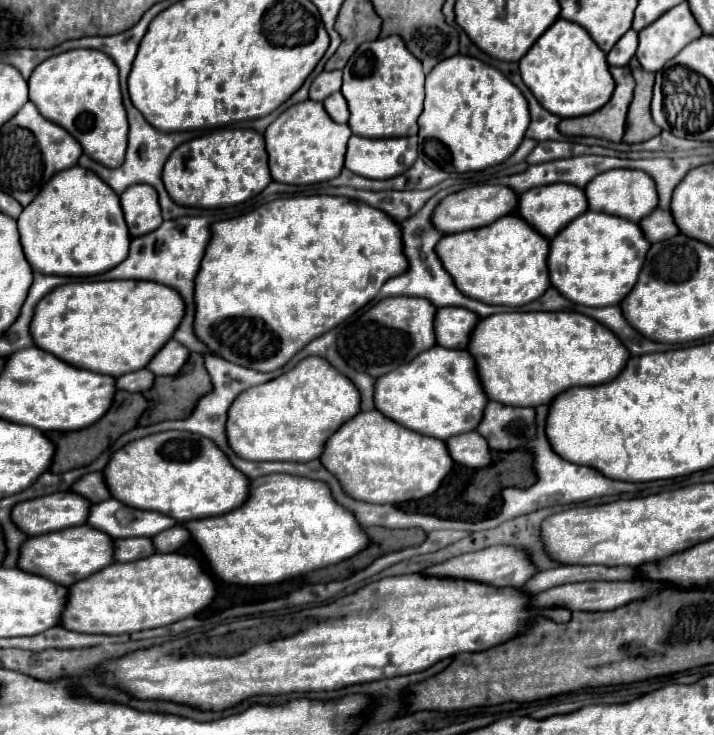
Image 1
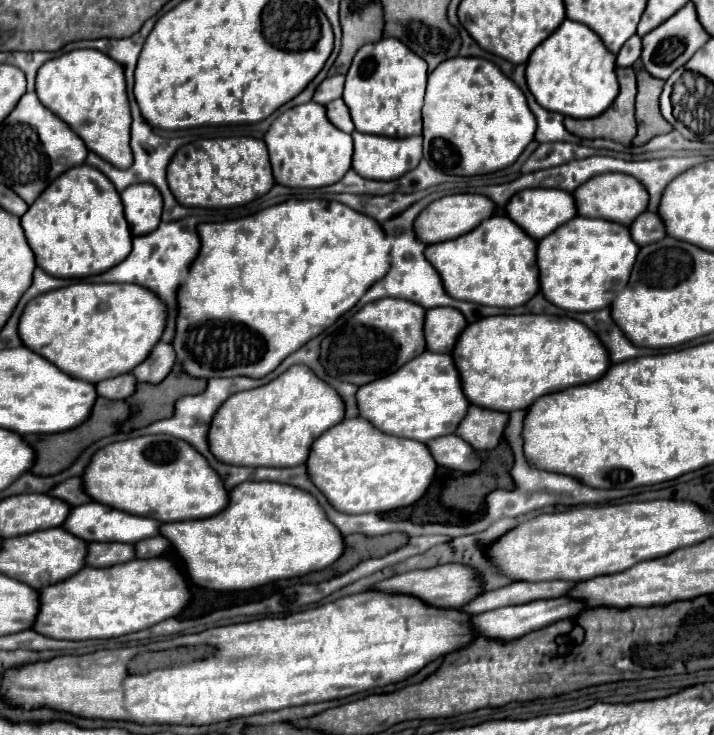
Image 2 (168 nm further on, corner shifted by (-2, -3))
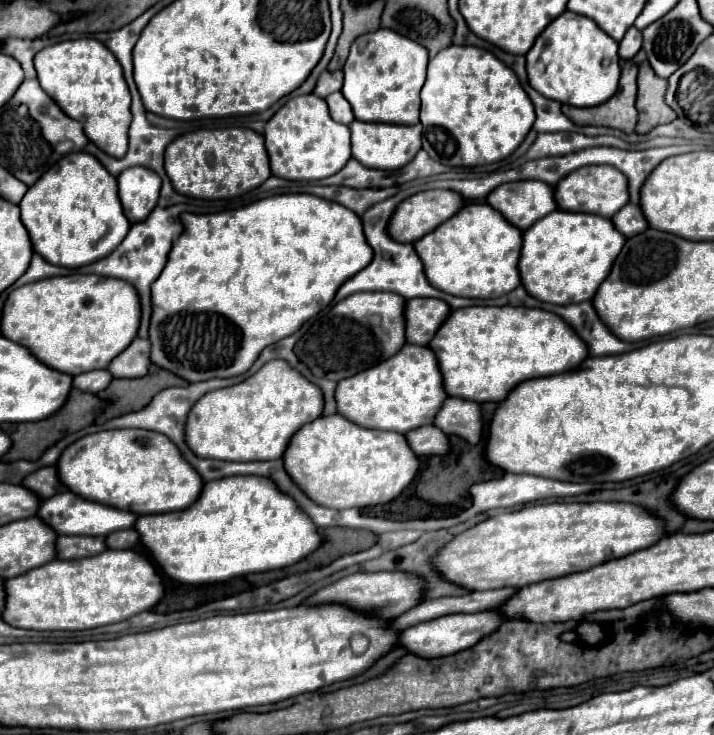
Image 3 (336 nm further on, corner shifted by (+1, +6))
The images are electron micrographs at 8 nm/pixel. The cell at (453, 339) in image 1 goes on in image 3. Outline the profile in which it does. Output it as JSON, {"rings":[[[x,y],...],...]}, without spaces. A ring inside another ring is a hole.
{"rings":[[[411,299],[407,301],[407,343],[427,345],[449,317],[451,309],[441,299]]]}

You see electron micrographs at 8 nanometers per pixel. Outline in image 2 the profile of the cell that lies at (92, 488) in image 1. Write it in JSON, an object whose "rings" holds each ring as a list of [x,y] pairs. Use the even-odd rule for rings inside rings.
{"rings":[[[68,478],[68,480],[60,482],[60,484],[56,484],[48,494],[54,496],[54,498],[60,498],[64,502],[68,502],[70,506],[78,506],[78,504],[90,502],[90,498],[86,496],[86,492],[82,490],[80,478]]]}

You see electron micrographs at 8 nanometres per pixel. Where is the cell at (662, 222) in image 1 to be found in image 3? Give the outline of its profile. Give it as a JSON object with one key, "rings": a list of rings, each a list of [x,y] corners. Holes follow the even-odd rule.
{"rings":[[[625,205],[613,219],[613,225],[617,227],[617,231],[621,231],[625,237],[633,237],[633,235],[639,235],[641,231],[649,229],[649,223],[641,211],[639,205]]]}

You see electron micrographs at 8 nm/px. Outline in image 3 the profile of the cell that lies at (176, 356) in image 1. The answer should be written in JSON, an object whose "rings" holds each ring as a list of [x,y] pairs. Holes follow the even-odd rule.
{"rings":[[[135,339],[121,355],[117,355],[109,363],[109,371],[113,371],[115,377],[145,377],[151,367],[151,343],[149,339]]]}

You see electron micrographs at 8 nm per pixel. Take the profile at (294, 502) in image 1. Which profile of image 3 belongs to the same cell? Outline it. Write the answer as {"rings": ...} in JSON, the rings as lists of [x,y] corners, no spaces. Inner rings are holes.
{"rings":[[[235,475],[209,481],[191,507],[163,515],[141,515],[137,519],[137,531],[141,531],[143,545],[151,551],[161,569],[171,579],[181,579],[181,583],[223,583],[249,573],[283,569],[301,561],[321,545],[317,525],[295,503],[295,499],[281,493],[273,479],[255,475]]]}

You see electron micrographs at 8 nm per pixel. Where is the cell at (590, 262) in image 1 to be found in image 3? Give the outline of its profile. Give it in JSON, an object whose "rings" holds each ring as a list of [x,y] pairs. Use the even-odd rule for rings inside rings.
{"rings":[[[553,211],[553,215],[547,215],[545,219],[539,219],[529,231],[523,233],[523,251],[519,261],[519,273],[521,281],[529,295],[533,295],[539,301],[557,303],[557,305],[571,305],[571,303],[583,303],[585,299],[593,299],[599,285],[605,281],[605,277],[611,273],[611,267],[621,253],[625,245],[625,235],[621,235],[611,219],[605,219],[601,215],[591,213],[569,213],[569,211]]]}

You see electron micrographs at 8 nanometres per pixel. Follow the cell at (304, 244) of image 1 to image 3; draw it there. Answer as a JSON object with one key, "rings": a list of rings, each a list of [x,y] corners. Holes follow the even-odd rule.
{"rings":[[[307,193],[273,195],[267,199],[259,199],[251,205],[233,209],[233,211],[221,211],[221,213],[211,213],[211,215],[183,213],[181,221],[183,221],[185,231],[179,239],[175,239],[173,255],[169,253],[169,261],[167,261],[161,277],[151,287],[153,317],[151,317],[151,327],[149,327],[149,339],[151,339],[153,363],[169,369],[171,373],[175,373],[191,383],[207,381],[213,377],[233,377],[233,375],[245,373],[255,363],[255,359],[259,357],[259,353],[265,347],[269,347],[273,343],[293,335],[295,331],[299,331],[311,317],[321,313],[321,309],[325,309],[333,301],[337,289],[347,279],[351,279],[351,275],[357,275],[357,271],[367,267],[373,259],[373,249],[369,247],[369,243],[365,243],[365,233],[361,231],[361,217],[357,213],[353,213],[351,209],[343,207],[341,203],[327,201],[327,199],[321,199],[315,195],[307,195]]]}

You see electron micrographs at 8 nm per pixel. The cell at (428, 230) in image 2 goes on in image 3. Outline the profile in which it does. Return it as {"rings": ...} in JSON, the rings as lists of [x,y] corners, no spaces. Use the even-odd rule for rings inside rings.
{"rings":[[[433,189],[411,195],[393,213],[389,235],[401,243],[415,243],[457,215],[463,205],[465,199],[457,191],[449,189]]]}

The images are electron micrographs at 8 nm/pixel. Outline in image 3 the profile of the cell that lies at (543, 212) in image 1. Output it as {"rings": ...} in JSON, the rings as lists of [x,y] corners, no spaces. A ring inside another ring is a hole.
{"rings":[[[541,181],[503,183],[497,191],[489,193],[487,203],[497,207],[521,231],[527,231],[535,221],[557,211],[553,187]]]}

